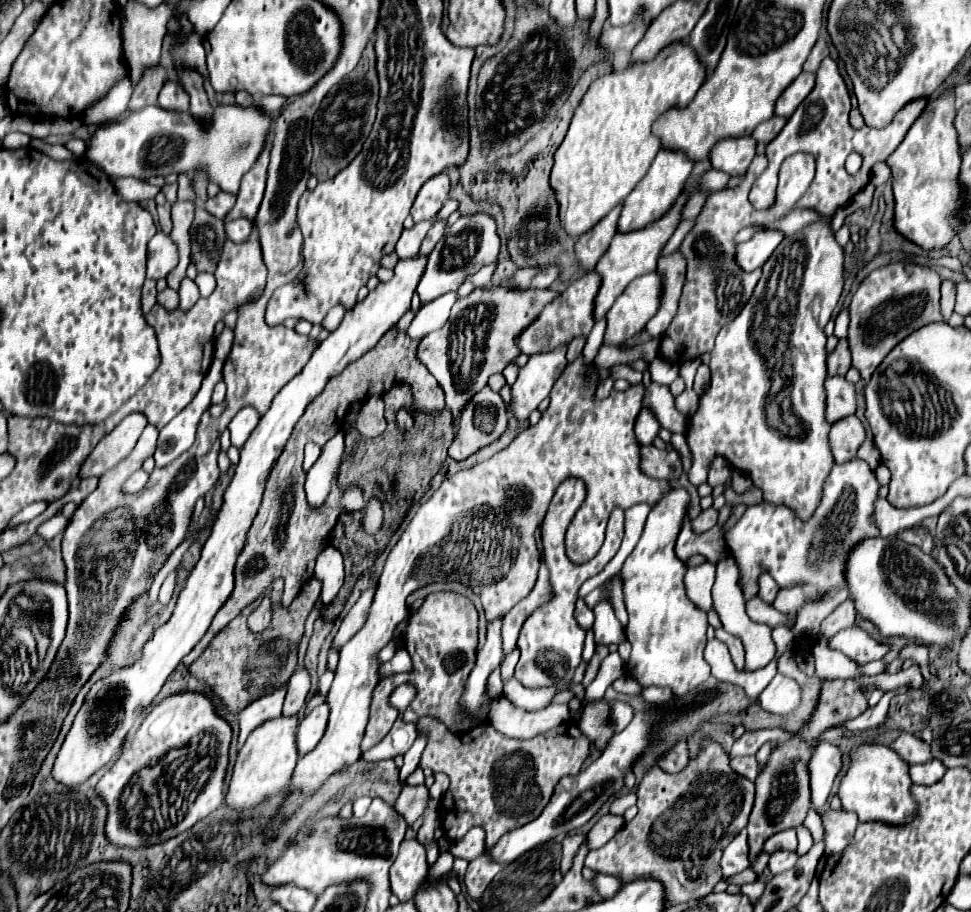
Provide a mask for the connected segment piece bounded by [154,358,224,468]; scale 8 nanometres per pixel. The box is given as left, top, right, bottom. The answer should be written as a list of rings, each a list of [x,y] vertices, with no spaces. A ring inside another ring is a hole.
[[[218,358],[212,360],[210,370],[204,376],[202,388],[198,390],[194,400],[166,428],[160,430],[158,448],[154,452],[154,460],[156,460],[158,468],[170,464],[172,460],[176,460],[180,454],[184,454],[194,444],[194,434],[196,434],[200,416],[212,404],[210,398],[212,398],[214,386],[222,380],[222,364],[224,362]]]

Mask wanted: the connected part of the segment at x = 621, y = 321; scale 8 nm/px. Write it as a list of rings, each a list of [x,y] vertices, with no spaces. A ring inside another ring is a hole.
[[[656,272],[640,276],[608,310],[604,344],[622,346],[632,340],[656,314],[660,304],[660,278]]]

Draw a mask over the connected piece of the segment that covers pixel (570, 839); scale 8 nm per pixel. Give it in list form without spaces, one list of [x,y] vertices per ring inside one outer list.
[[[566,836],[566,838],[564,838],[564,842],[562,842],[562,862],[560,862],[562,872],[568,872],[568,870],[570,870],[572,858],[574,858],[578,846],[584,842],[584,838],[586,838],[586,836]]]

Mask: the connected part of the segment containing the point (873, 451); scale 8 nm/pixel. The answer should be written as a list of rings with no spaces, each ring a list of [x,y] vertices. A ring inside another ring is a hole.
[[[870,438],[864,440],[864,444],[862,444],[860,450],[858,450],[858,456],[860,456],[862,460],[866,460],[872,470],[880,464],[880,452],[878,452],[878,448],[874,446],[874,442],[872,442]]]

